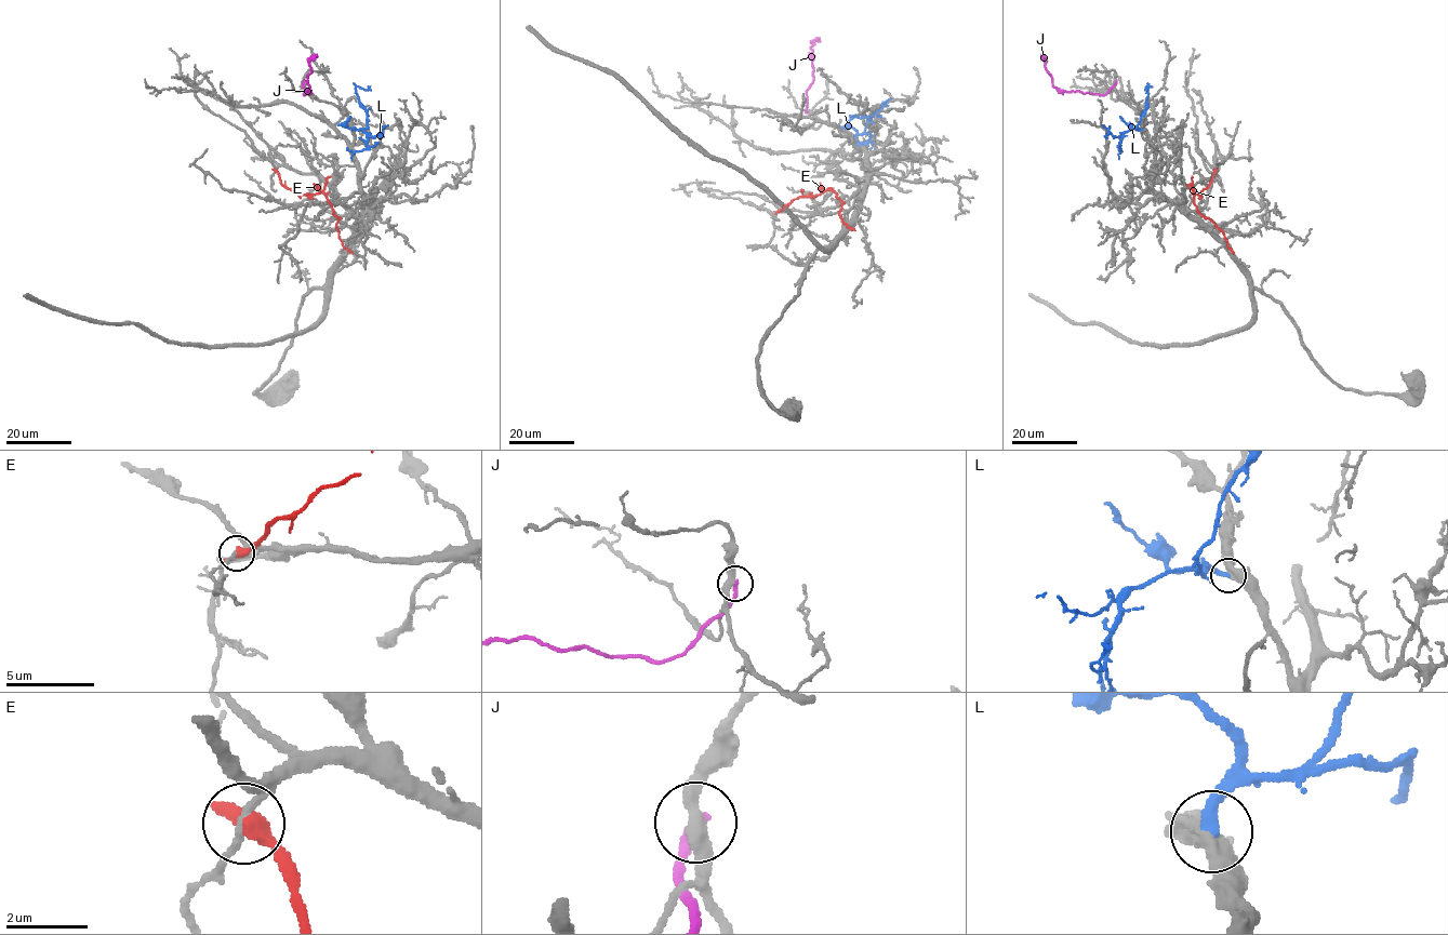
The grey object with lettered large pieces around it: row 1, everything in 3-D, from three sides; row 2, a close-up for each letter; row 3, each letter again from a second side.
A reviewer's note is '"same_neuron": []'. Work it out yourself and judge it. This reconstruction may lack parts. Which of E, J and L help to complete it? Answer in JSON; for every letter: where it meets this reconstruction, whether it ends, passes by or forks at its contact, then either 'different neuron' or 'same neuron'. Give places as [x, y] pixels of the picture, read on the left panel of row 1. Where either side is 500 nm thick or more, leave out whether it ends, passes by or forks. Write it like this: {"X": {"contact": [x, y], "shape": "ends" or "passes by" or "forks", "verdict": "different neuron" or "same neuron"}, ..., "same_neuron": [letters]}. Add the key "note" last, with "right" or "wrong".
{"E": {"contact": [275, 170], "verdict": "different neuron"}, "J": {"contact": [304, 81], "shape": "ends", "verdict": "different neuron"}, "L": {"contact": [351, 130], "shape": "ends", "verdict": "same neuron"}, "same_neuron": ["L"], "note": "wrong"}

